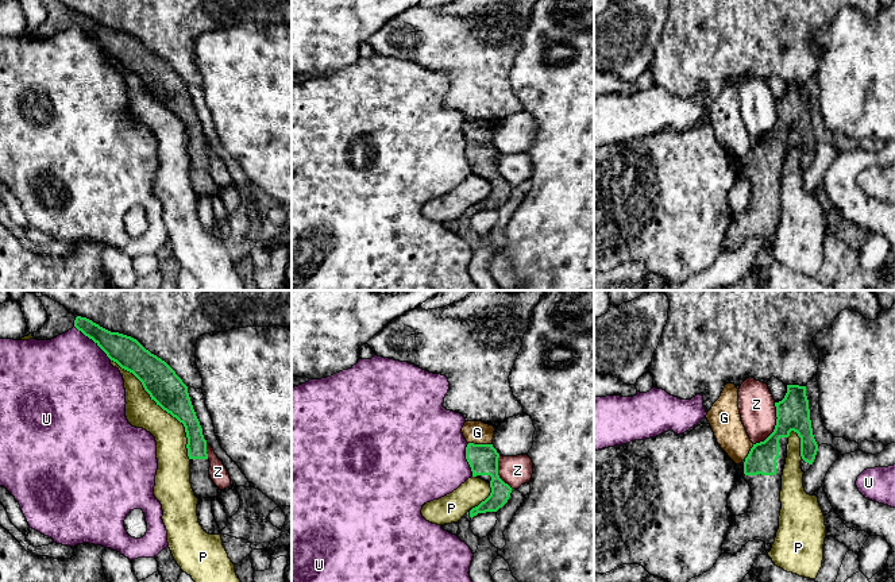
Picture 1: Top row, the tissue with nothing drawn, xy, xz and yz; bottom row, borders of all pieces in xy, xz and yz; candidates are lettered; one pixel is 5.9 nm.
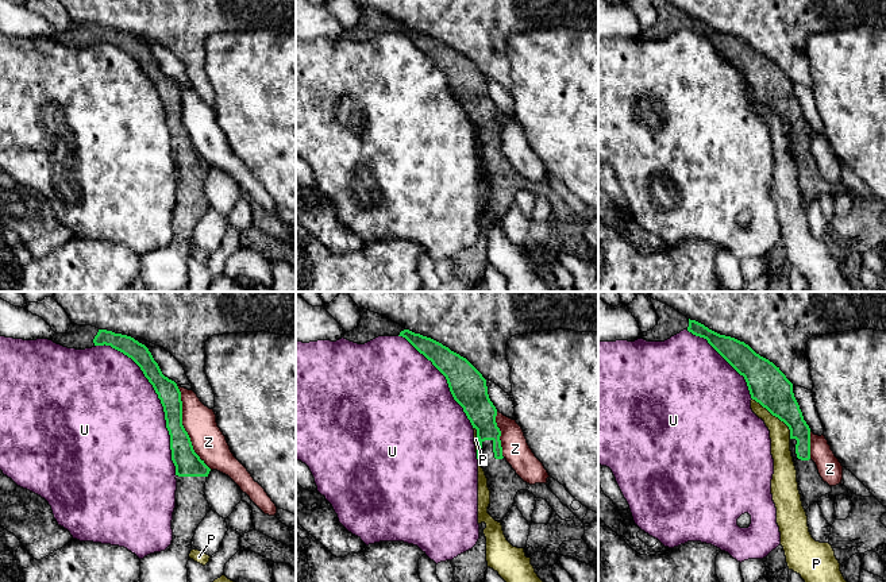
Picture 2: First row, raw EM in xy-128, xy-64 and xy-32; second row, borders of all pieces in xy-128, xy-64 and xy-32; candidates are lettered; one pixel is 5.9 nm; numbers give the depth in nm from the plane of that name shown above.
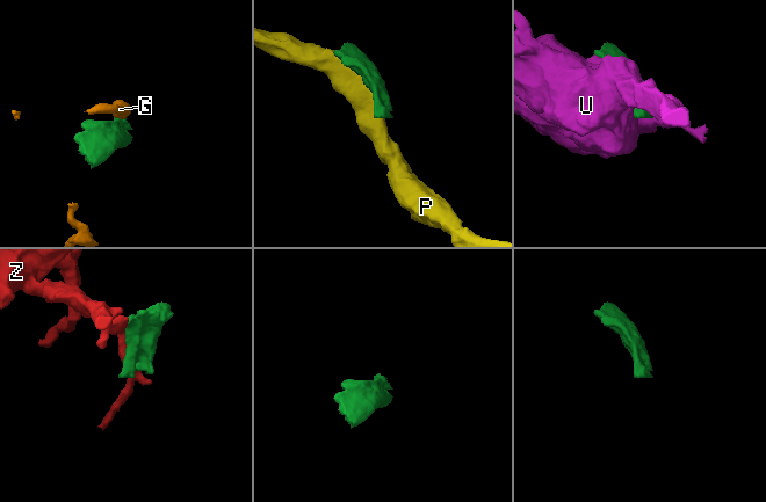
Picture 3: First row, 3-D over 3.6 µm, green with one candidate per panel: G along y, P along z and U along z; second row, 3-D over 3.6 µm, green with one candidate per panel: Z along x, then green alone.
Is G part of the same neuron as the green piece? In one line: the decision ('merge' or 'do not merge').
do not merge

